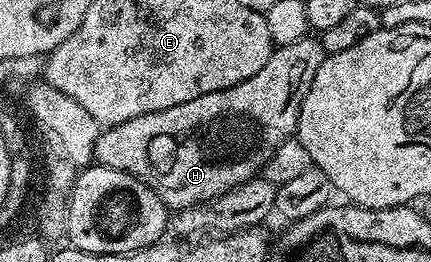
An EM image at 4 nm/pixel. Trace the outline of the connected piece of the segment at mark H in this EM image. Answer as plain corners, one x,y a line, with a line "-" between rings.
310,39
275,47
252,78
244,78
228,90
200,94
192,102
103,127
94,147
94,160
140,178
170,210
202,204
255,179
270,155
297,133
300,106
316,70
326,61
321,39

